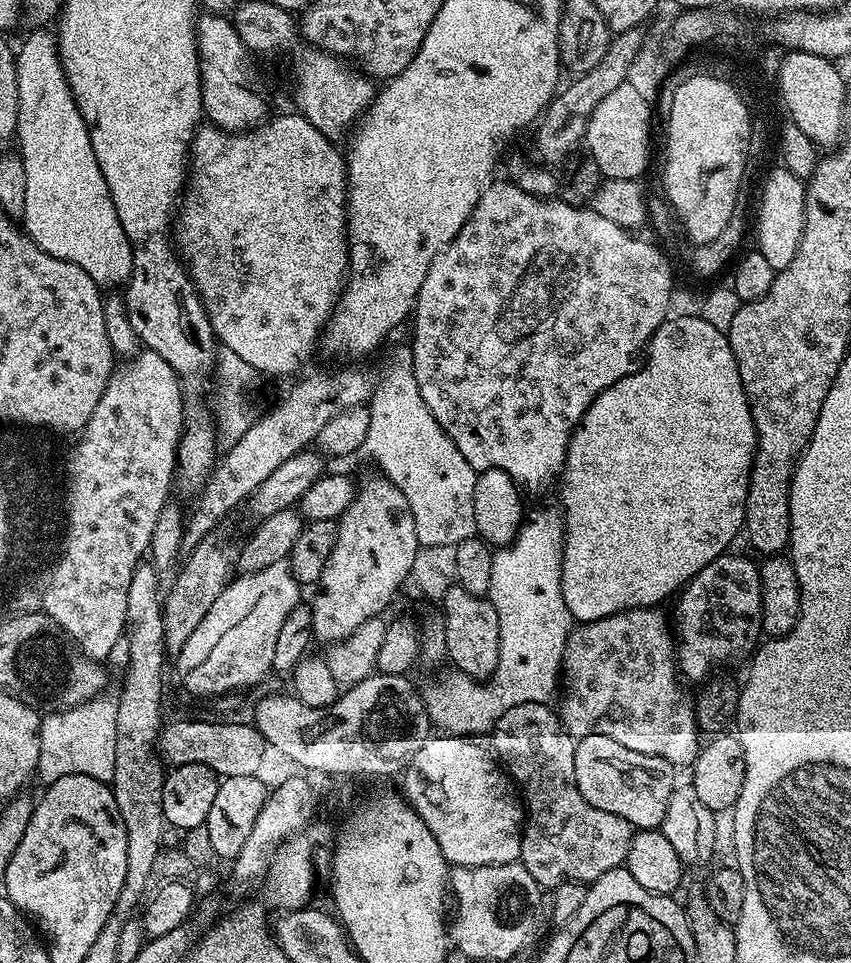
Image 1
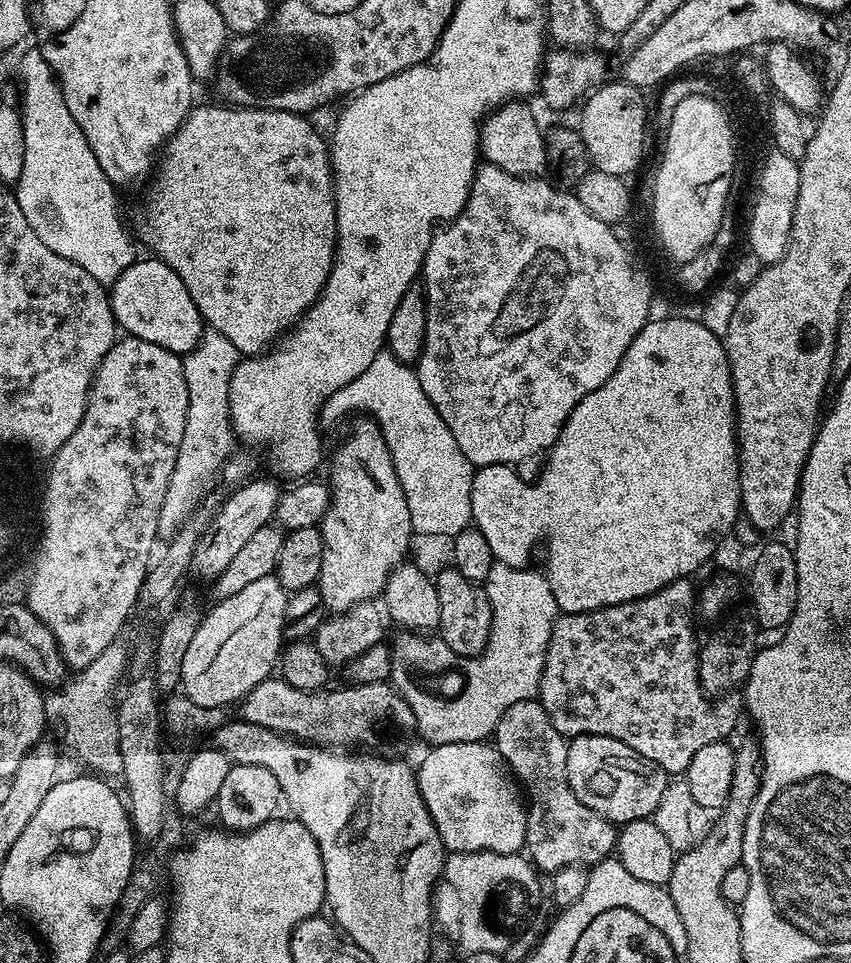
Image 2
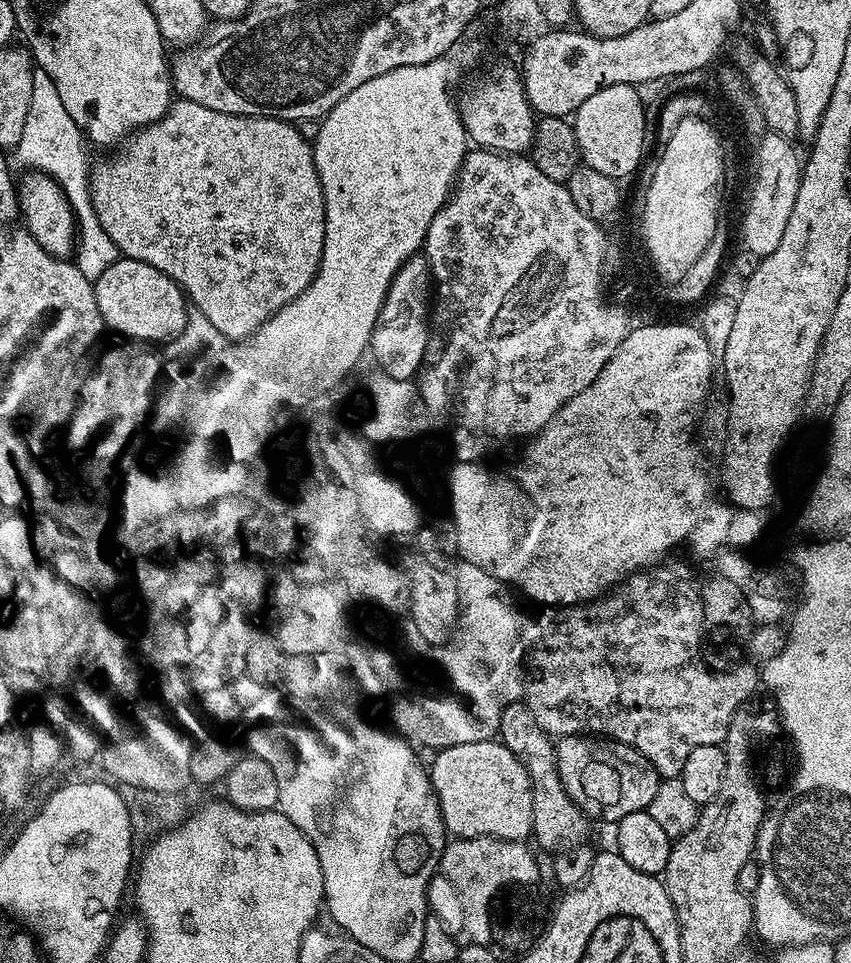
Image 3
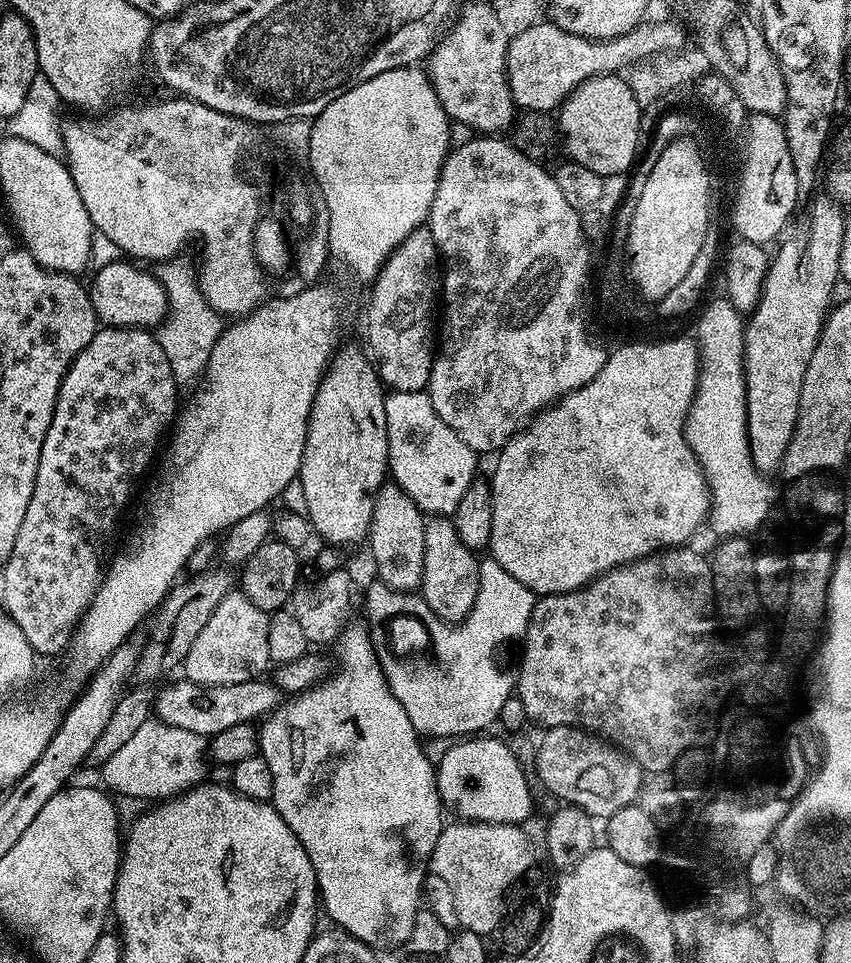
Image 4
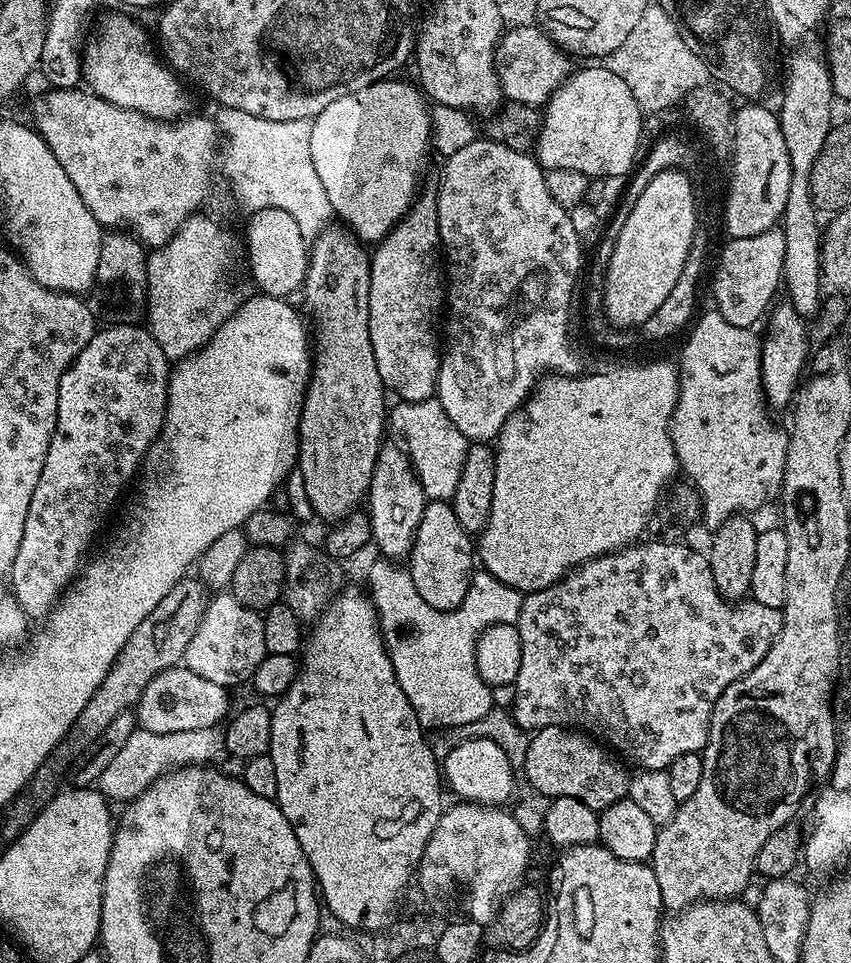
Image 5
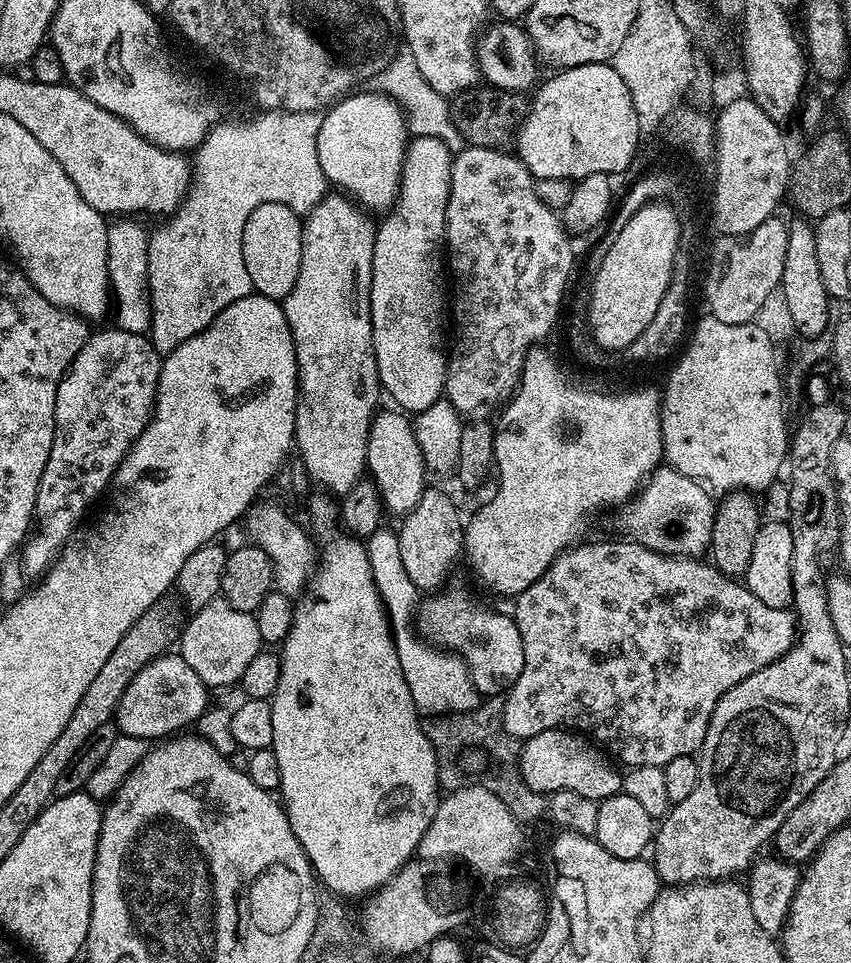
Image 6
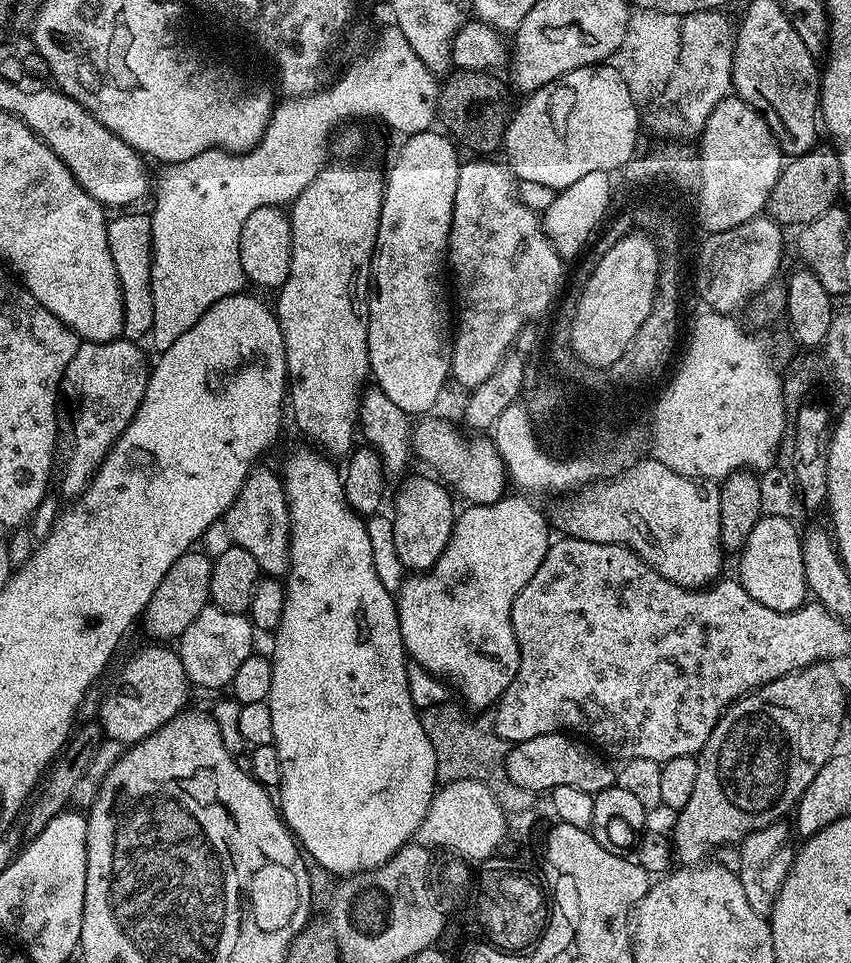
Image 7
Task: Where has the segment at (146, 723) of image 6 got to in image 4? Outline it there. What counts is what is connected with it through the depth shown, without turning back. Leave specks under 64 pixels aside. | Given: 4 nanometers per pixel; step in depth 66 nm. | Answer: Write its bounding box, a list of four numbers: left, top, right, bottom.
[154,678,282,738]

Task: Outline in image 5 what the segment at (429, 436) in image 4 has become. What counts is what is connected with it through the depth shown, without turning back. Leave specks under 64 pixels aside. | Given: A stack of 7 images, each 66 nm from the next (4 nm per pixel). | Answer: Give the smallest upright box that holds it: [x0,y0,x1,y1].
[388,397,470,500]

